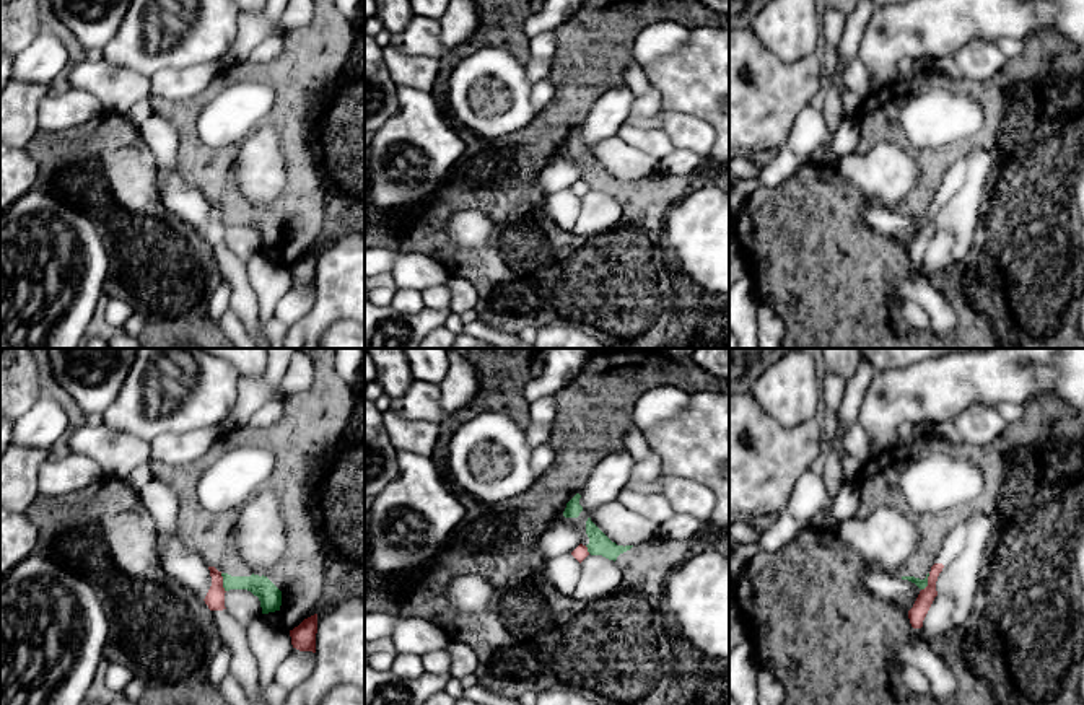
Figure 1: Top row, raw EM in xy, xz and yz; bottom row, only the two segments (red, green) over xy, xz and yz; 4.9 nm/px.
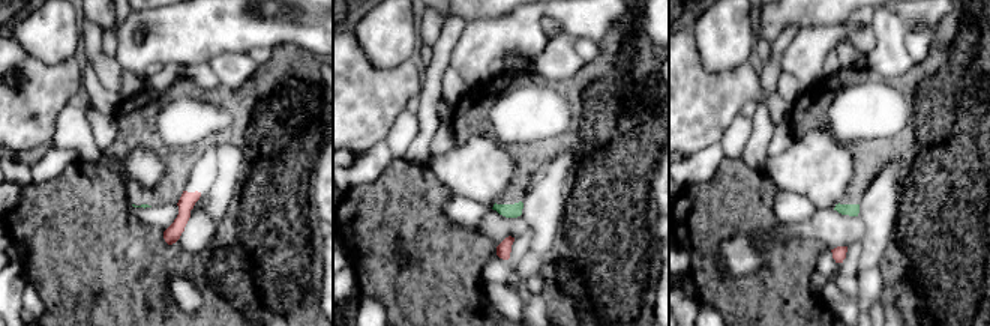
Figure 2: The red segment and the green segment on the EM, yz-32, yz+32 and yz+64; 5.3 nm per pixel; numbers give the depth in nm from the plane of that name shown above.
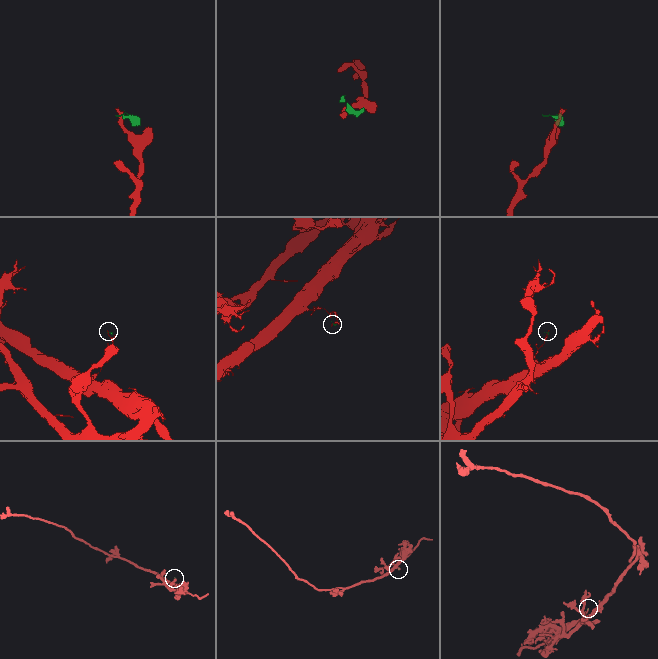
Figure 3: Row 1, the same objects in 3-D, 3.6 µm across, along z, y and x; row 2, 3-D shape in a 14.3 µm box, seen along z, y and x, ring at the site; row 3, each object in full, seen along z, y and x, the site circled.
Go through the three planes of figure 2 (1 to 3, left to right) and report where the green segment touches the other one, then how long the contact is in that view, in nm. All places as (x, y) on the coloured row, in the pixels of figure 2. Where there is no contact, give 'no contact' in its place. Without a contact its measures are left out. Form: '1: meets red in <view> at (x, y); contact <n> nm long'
1: no contact
2: no contact
3: no contact

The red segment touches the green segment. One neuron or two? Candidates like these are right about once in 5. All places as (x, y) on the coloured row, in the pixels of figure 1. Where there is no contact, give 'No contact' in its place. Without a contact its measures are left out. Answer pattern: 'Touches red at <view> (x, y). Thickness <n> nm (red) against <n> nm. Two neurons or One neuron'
Touches red at xy (222, 583). Thickness 100 nm (red) against 110 nm. Two neurons

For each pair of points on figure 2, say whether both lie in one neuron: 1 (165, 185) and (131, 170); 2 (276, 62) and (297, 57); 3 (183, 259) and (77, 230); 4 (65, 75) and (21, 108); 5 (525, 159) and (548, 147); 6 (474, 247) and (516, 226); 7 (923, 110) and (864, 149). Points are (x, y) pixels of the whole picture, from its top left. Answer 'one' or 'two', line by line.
1: two
2: one
3: one
4: one
5: one
6: two
7: one

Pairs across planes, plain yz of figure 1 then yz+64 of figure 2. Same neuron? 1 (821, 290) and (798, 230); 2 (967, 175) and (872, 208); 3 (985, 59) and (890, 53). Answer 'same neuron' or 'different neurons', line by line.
1: different neurons
2: same neuron
3: same neuron

